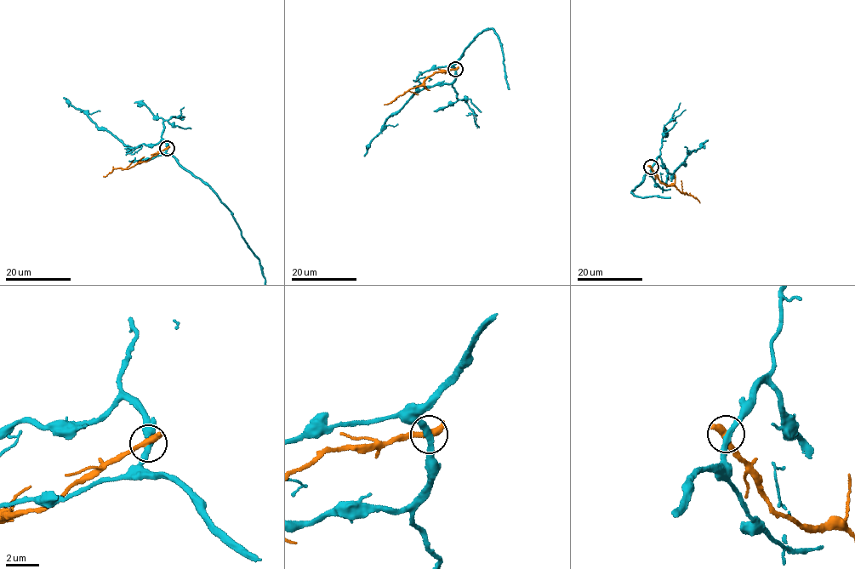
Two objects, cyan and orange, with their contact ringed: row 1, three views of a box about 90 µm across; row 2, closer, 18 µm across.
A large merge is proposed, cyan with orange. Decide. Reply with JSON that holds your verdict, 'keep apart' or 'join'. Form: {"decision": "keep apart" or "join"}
{"decision": "keep apart"}

